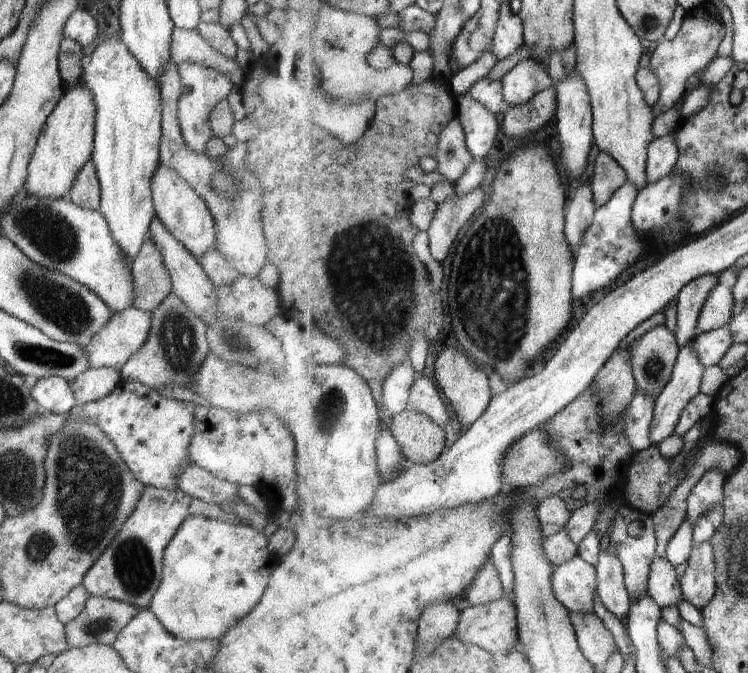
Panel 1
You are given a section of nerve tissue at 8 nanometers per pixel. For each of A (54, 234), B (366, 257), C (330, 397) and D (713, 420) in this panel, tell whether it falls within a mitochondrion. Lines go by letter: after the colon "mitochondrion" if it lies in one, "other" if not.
A: mitochondrion
B: mitochondrion
C: mitochondrion
D: other

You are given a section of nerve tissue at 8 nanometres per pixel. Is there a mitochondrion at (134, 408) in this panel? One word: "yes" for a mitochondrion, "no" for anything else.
no

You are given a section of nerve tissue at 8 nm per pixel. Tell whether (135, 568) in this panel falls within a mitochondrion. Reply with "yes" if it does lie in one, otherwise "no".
yes

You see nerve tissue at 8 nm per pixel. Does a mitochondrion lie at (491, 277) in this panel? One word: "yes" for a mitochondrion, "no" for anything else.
yes

